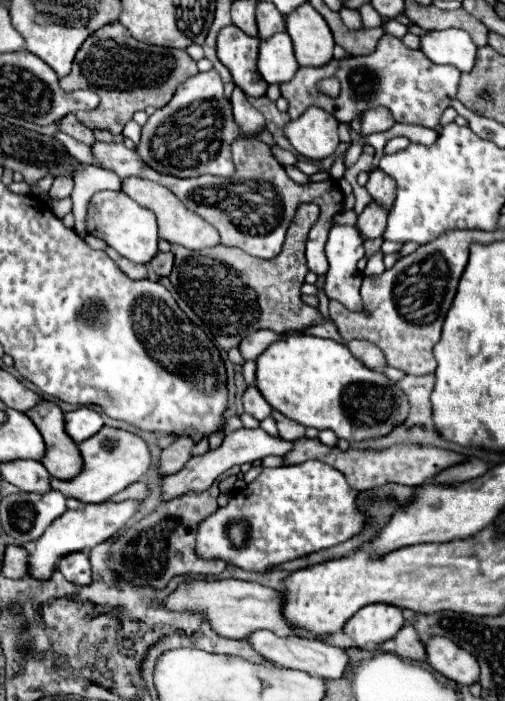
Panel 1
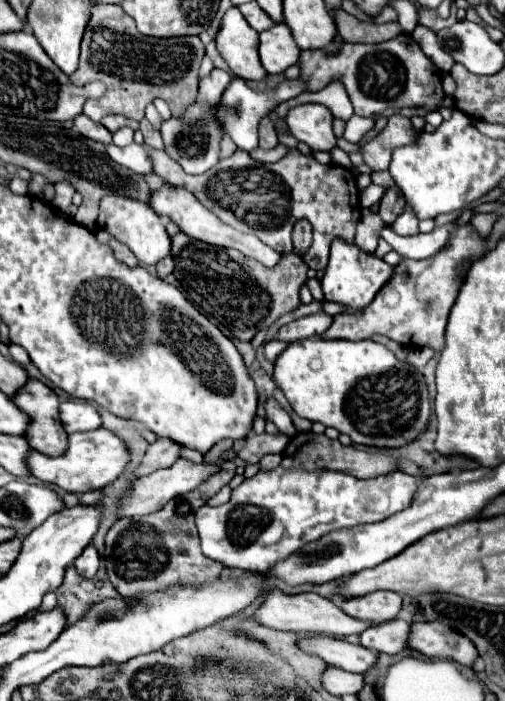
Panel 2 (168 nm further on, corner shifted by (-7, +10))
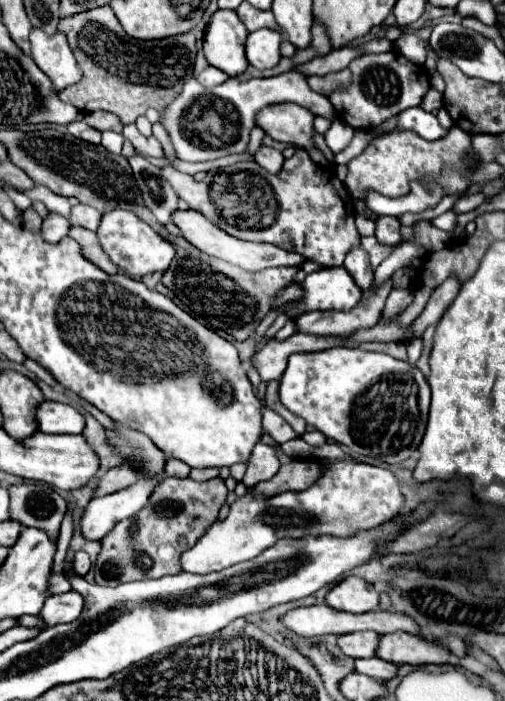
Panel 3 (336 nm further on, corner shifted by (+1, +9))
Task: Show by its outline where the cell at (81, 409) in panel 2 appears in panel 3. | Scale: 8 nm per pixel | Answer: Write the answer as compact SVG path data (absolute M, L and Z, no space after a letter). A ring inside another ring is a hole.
M43 401L37 409L37 425L43 433L83 433L85 417L71 405Z

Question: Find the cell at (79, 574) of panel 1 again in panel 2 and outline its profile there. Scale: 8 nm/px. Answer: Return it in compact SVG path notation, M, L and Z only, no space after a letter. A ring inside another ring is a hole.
M89 544L85 550L83 550L83 554L75 560L75 568L77 568L77 572L81 574L81 576L85 576L85 578L93 578L95 574L97 574L97 570L99 570L99 554L97 554L97 550Z

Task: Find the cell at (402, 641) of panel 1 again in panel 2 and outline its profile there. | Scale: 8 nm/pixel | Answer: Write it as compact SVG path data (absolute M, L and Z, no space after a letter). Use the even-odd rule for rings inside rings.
M403 620L375 624L359 636L359 644L369 650L375 650L375 652L397 654L407 648L409 630L411 630L411 624L403 622Z

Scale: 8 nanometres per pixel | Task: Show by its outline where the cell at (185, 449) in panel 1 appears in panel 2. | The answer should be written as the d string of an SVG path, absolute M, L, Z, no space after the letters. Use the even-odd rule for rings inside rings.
M159 438L157 442L147 446L147 452L145 452L139 468L133 472L133 478L147 476L159 468L169 468L179 458L179 452L181 452L179 444L171 442L169 438Z

